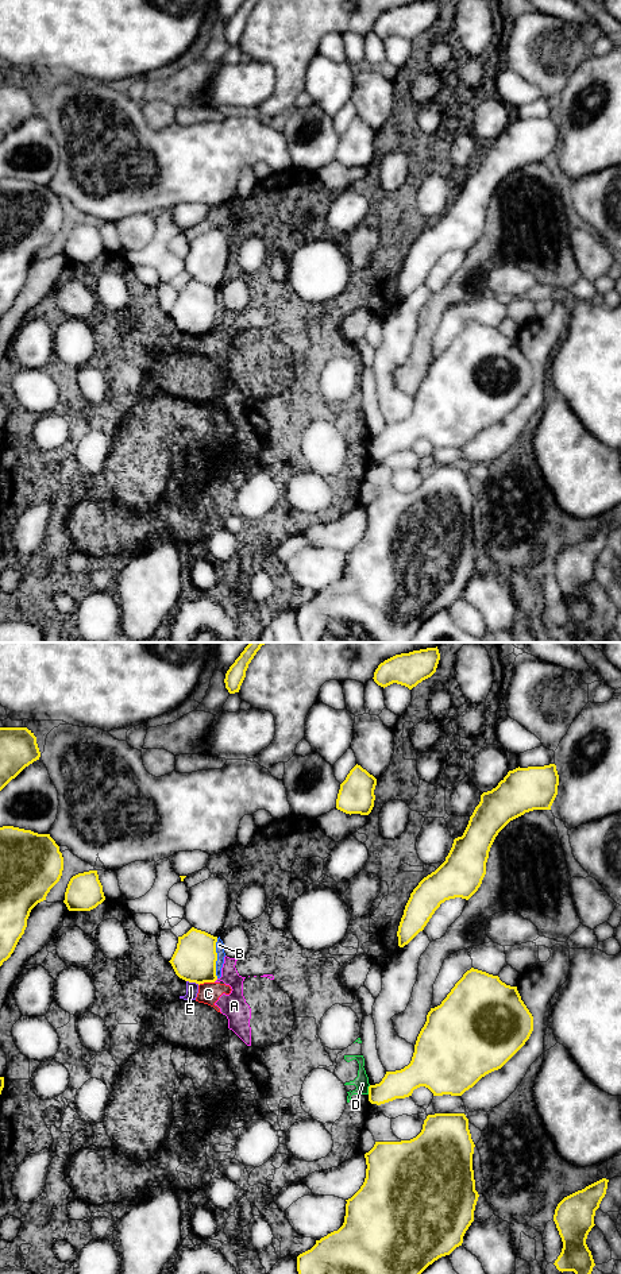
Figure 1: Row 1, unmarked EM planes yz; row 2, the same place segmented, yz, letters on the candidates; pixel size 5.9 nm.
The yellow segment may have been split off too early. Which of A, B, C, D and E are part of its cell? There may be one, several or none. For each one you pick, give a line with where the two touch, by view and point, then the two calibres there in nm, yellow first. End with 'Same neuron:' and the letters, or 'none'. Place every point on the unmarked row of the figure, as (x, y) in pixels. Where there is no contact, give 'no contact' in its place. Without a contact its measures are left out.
Same neuron: none

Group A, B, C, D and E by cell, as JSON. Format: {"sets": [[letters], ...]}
{"sets": [["A", "B", "C", "D", "E"]]}

